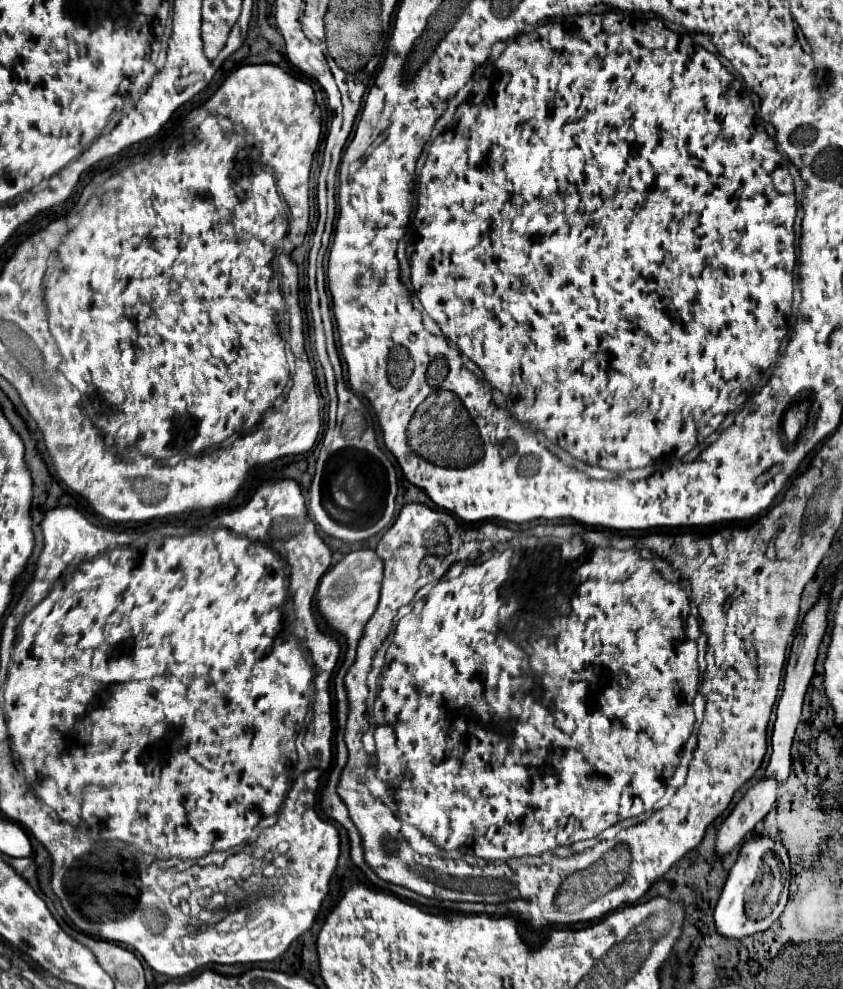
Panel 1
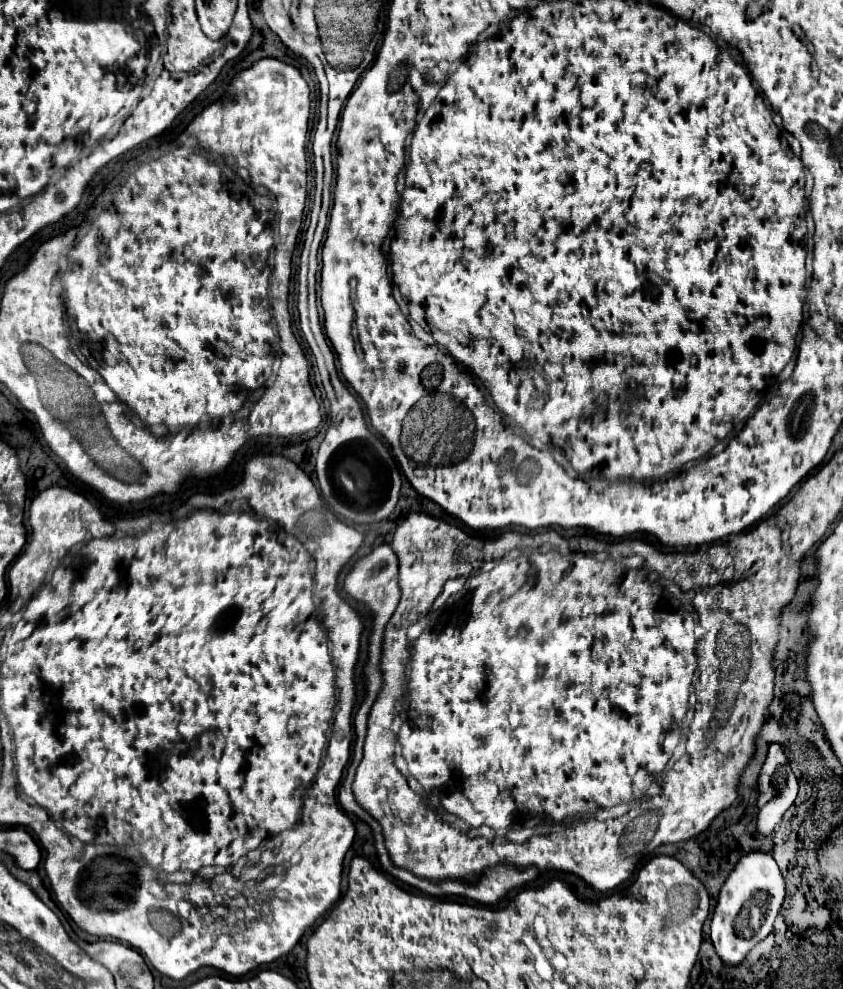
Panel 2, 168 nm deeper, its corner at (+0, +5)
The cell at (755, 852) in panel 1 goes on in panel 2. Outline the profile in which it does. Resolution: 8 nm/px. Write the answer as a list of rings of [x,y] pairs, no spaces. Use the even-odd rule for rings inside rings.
[[[750,850],[738,858],[734,870],[718,894],[718,902],[712,914],[712,944],[726,964],[740,964],[744,956],[770,934],[784,896],[786,882],[772,854]]]

